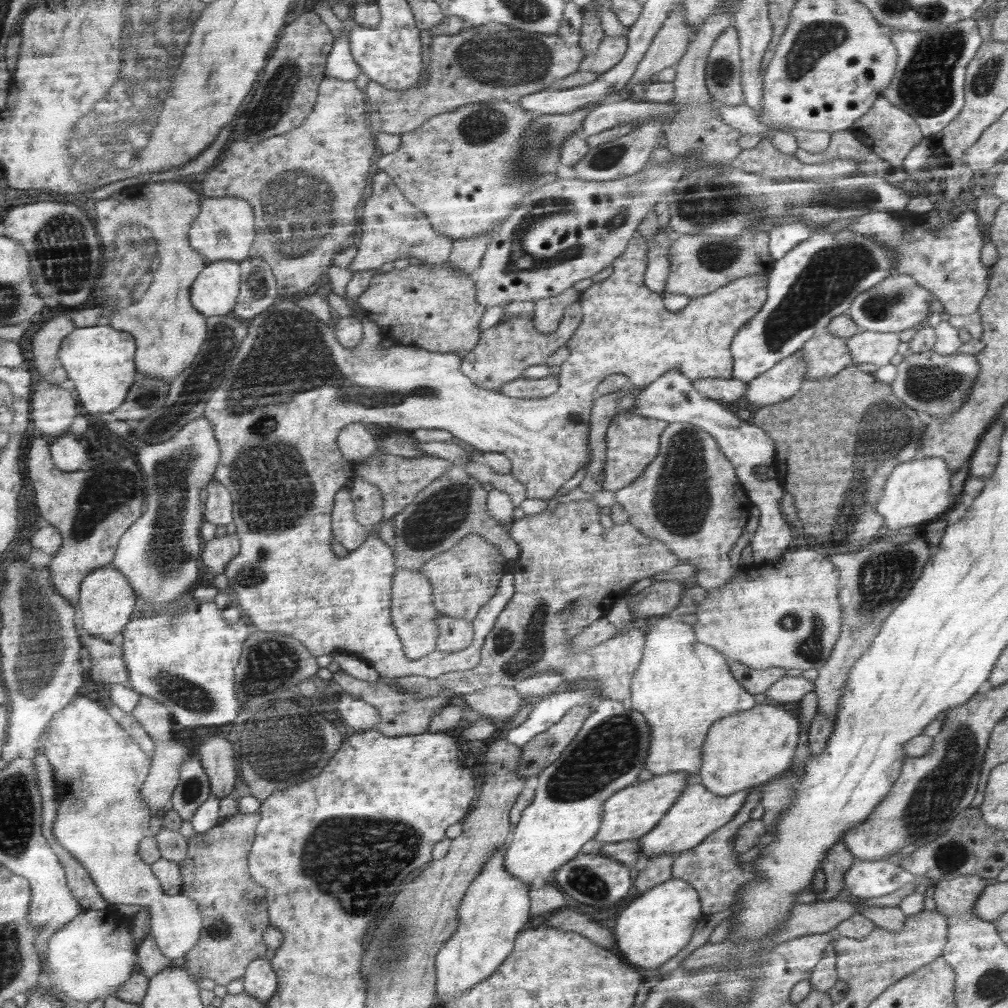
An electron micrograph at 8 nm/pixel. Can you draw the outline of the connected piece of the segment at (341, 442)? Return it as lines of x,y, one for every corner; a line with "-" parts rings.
358,422
345,427
340,431
337,444
348,462
368,459
377,451
377,440
364,424

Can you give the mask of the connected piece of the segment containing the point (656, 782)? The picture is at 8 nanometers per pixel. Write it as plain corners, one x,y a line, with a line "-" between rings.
674,771
652,779
636,782
610,796
604,804
602,824
594,839
604,843
615,843
623,840
637,839
648,835
665,815
668,814
684,790
691,784
691,776
686,771

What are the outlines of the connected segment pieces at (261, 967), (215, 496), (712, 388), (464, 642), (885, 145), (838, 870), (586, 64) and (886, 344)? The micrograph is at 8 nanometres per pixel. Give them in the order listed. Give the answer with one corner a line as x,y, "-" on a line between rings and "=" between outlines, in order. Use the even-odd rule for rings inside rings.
268,957
253,960
241,980
244,985
243,992
264,1002
272,999
280,989
279,978
=
215,478
207,490
209,498
205,512
206,520
220,526
228,526
235,522
235,502
230,489
=
698,378
692,381
698,394
714,401
734,402
744,398
748,384
736,378
=
441,614
435,622
439,627
437,651
455,654
473,643
476,630
470,620
=
884,95
876,98
870,110
858,118
848,132
892,168
903,167
904,159
923,139
918,123
907,112
890,104
=
843,840
833,844
825,862
822,864
824,874
826,875
825,883
825,901
834,901
844,888
844,874
850,870
850,866
857,861
856,857
849,851
849,847
844,844
=
606,35
597,48
597,54
586,58
581,63
579,70
598,72
599,75
604,74
604,72
614,68
624,58
627,48
628,40
626,35
=
860,332
847,339
854,364
870,363
877,367
892,362
900,336
895,332

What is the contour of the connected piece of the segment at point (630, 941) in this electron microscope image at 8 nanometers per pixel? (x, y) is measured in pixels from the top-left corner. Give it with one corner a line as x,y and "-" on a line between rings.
670,878
644,892
620,913
615,927
617,954
622,961
638,967
638,970
660,968
690,942
693,932
704,919
700,894
693,885
682,879

